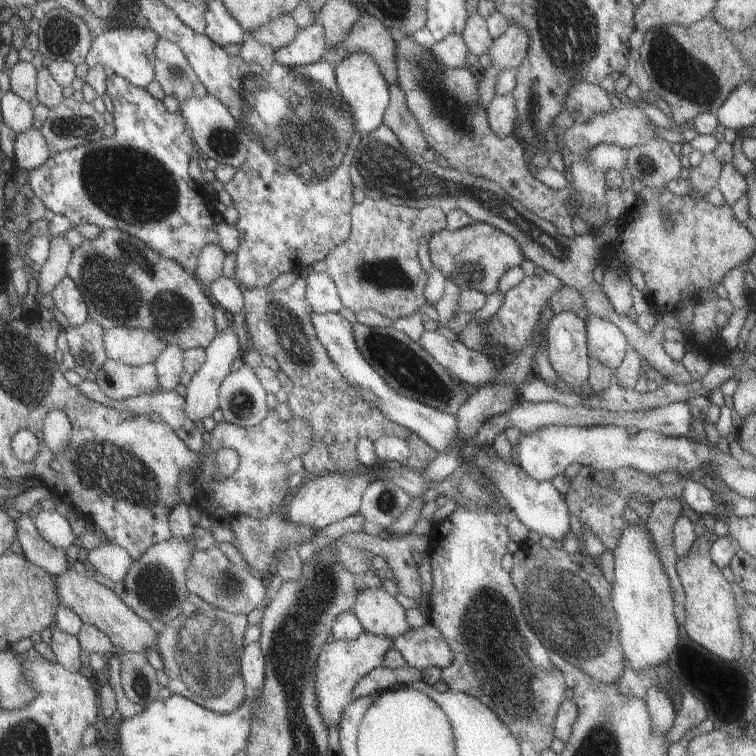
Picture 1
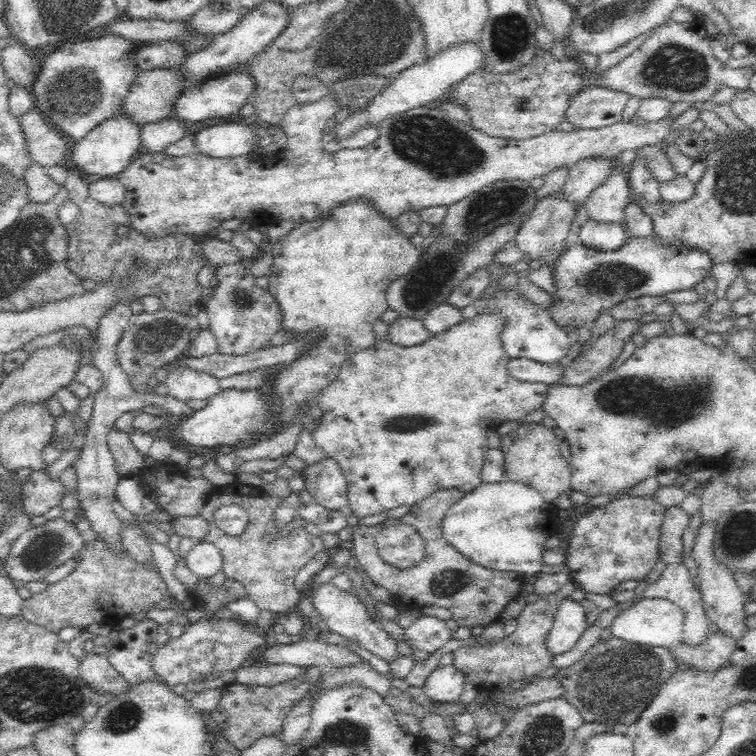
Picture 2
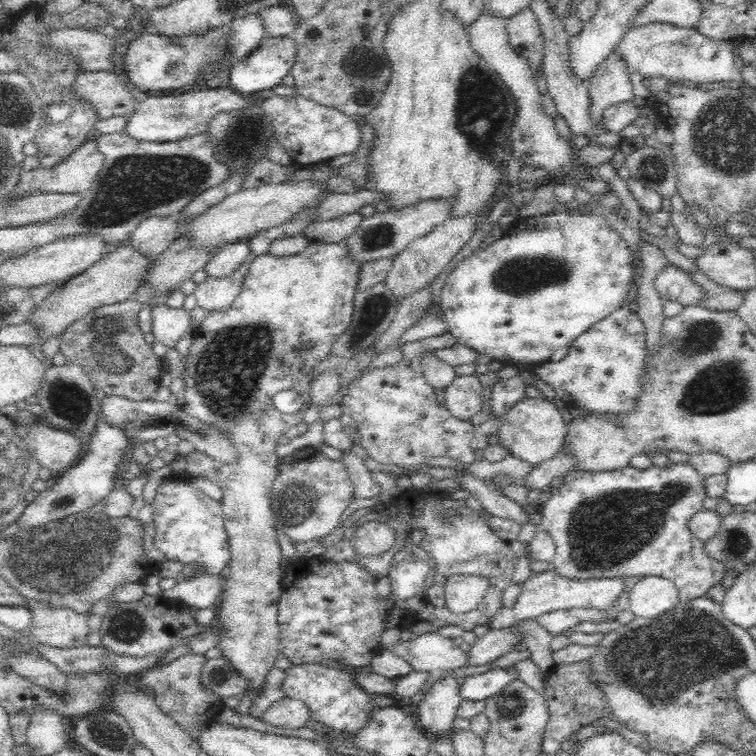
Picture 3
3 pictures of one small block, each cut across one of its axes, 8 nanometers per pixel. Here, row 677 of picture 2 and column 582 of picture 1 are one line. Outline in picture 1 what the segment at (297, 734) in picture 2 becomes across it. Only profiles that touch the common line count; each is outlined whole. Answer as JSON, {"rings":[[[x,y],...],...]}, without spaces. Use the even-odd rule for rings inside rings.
{"rings":[[[562,312],[554,315],[545,332],[546,352],[560,384],[568,389],[579,391],[583,383],[588,381],[589,373],[585,319],[576,316],[574,312]]]}

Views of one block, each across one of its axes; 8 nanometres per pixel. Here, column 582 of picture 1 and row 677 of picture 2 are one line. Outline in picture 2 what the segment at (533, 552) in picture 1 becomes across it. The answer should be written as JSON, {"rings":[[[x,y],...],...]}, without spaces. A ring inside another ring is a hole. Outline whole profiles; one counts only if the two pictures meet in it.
{"rings":[[[612,637],[607,641],[600,640],[579,661],[553,672],[553,674],[554,678],[558,679],[564,687],[563,697],[580,711],[584,722],[602,723],[610,727],[610,732],[626,734],[628,727],[656,696],[656,692],[662,688],[662,684],[668,682],[672,678],[672,674],[678,670],[676,659],[675,654],[667,648],[629,644]]]}

